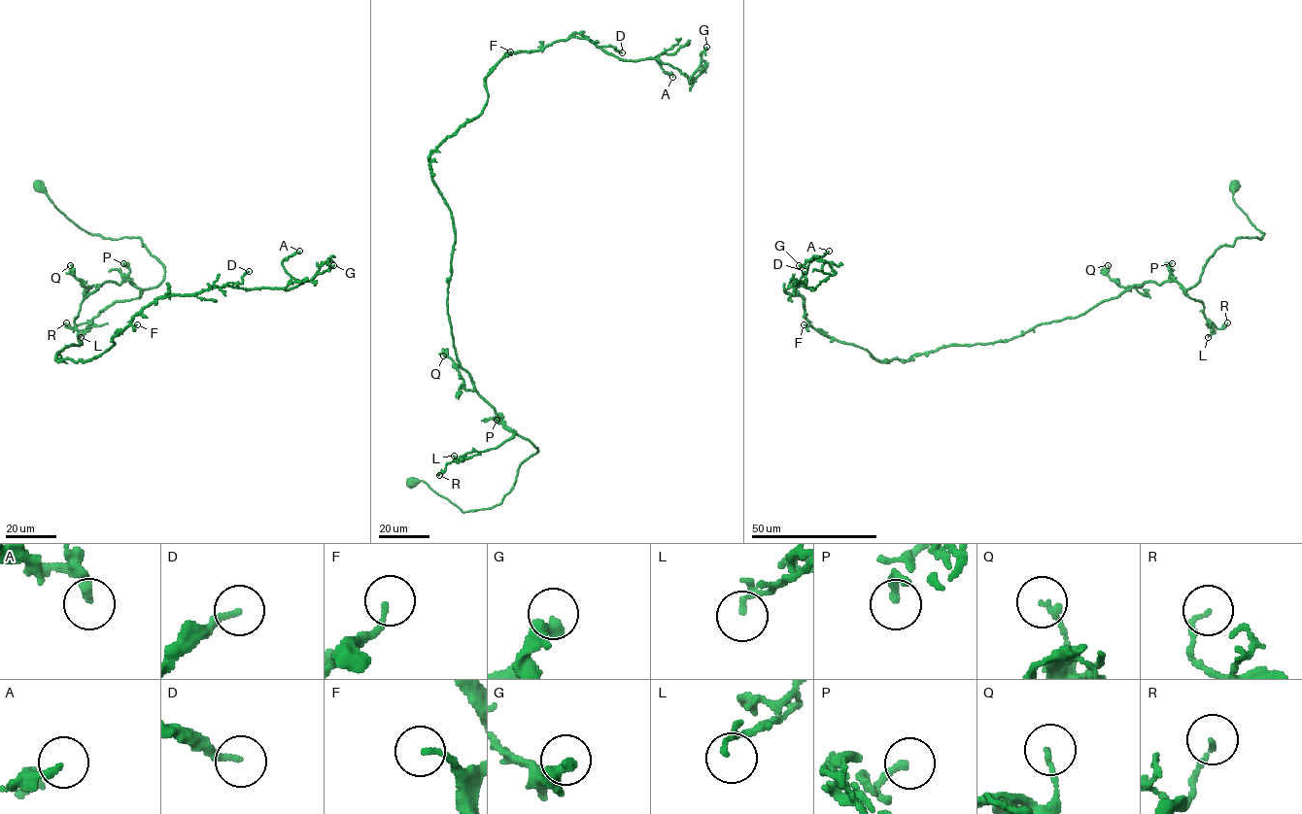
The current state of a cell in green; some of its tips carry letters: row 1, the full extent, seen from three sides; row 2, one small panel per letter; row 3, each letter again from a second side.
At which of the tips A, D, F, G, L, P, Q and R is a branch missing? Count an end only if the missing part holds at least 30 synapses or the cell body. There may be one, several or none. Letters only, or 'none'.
none

